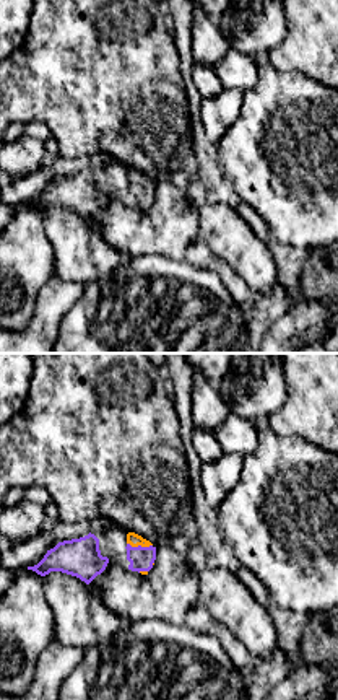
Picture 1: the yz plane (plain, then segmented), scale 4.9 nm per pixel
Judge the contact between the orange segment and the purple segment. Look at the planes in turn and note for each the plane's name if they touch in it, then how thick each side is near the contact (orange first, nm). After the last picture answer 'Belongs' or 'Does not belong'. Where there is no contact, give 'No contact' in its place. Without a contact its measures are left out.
Touches orange in yz. Thickness 70 nm (orange) against 120 nm

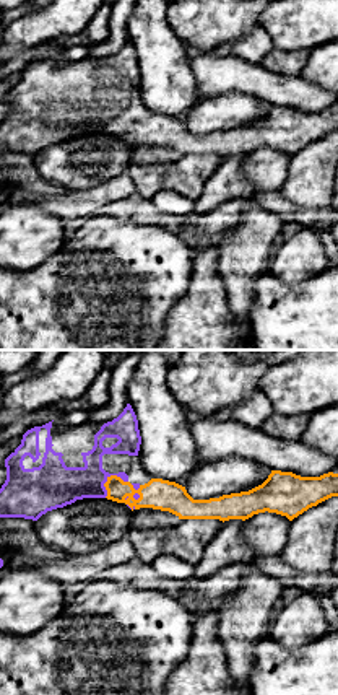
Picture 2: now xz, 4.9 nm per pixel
Touches orange in xz. Thickness 140 nm (orange) against 200 nm

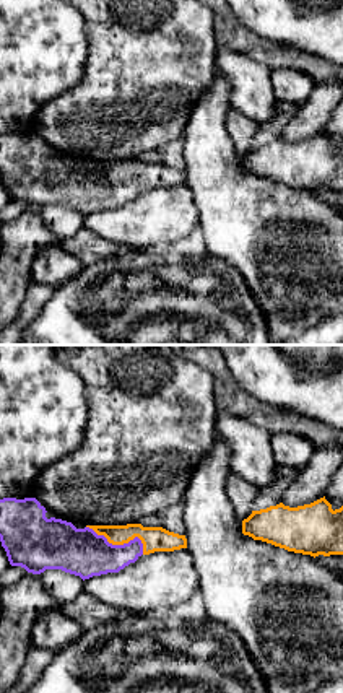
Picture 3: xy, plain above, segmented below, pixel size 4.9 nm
Touches orange in xy. Thickness 130 nm (orange) against 240 nm

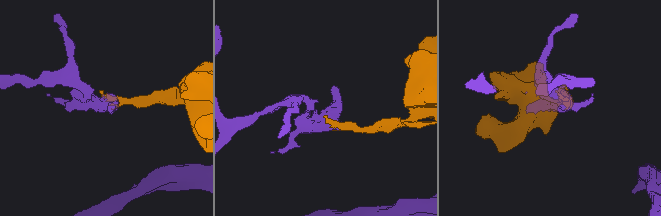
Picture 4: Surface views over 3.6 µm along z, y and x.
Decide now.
Belongs

